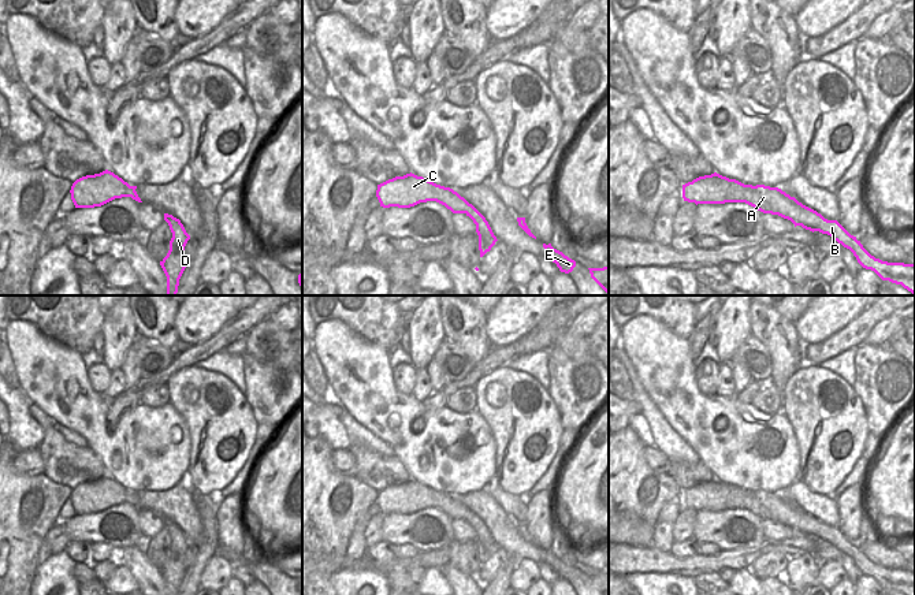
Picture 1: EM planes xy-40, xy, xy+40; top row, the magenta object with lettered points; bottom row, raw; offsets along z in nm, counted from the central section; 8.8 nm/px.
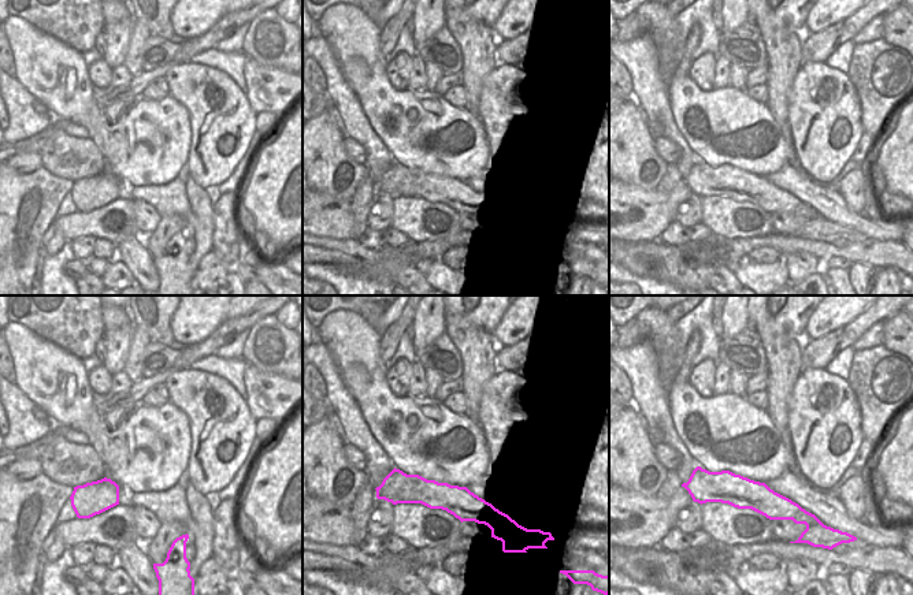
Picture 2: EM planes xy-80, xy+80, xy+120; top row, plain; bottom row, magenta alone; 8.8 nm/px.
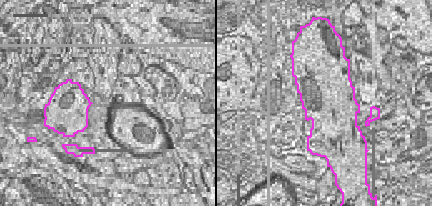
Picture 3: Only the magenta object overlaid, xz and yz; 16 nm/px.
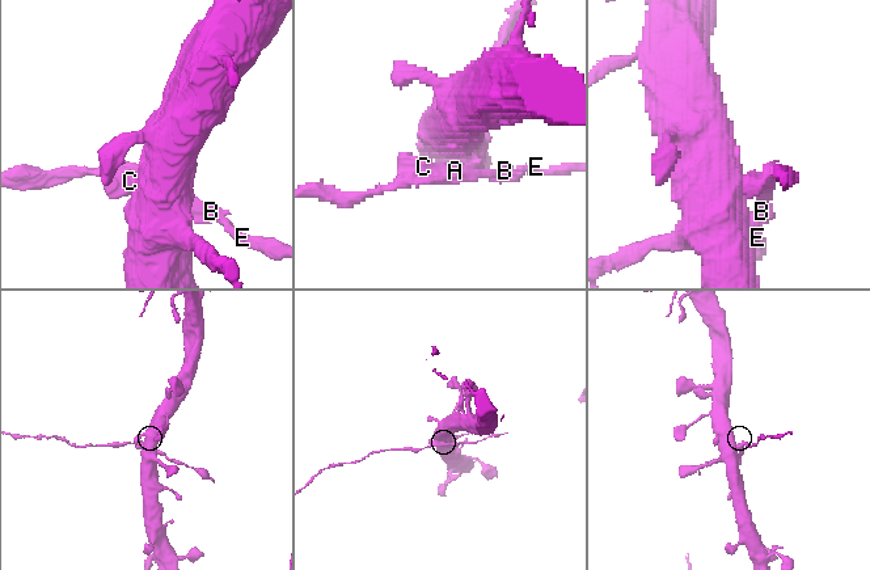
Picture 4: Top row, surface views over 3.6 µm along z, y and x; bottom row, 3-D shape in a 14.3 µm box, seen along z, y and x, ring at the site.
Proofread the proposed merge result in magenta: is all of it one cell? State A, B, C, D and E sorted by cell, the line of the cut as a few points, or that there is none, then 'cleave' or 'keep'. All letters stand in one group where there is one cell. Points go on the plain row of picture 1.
A B C E / D; cut in xy along (475, 514), (467, 520); cleave

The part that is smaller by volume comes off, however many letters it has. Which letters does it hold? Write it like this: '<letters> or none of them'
A, B, C, E

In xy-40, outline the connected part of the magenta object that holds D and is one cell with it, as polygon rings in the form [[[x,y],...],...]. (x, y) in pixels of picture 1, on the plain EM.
[[[164,520],[164,527],[168,529],[172,539],[170,547],[170,557],[167,562],[160,568],[160,572],[167,583],[167,595],[178,595],[179,585],[186,574],[185,553],[190,546],[183,531],[172,521]]]

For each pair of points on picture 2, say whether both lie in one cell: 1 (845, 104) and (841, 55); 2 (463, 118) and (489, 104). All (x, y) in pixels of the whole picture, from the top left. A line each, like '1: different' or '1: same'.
1: different
2: different

